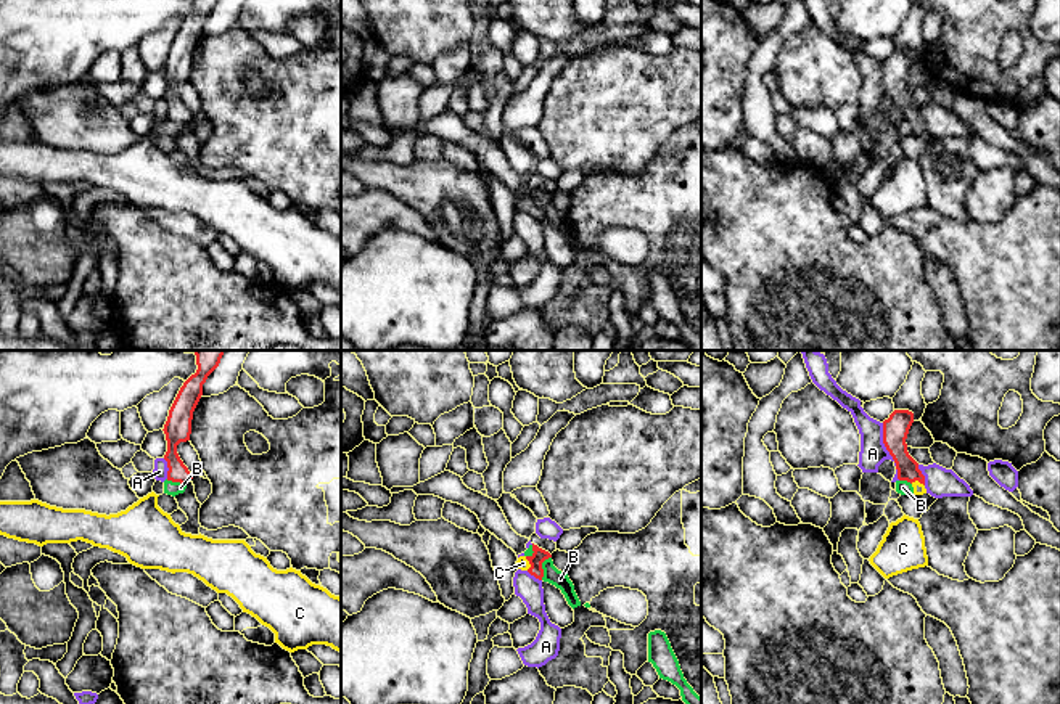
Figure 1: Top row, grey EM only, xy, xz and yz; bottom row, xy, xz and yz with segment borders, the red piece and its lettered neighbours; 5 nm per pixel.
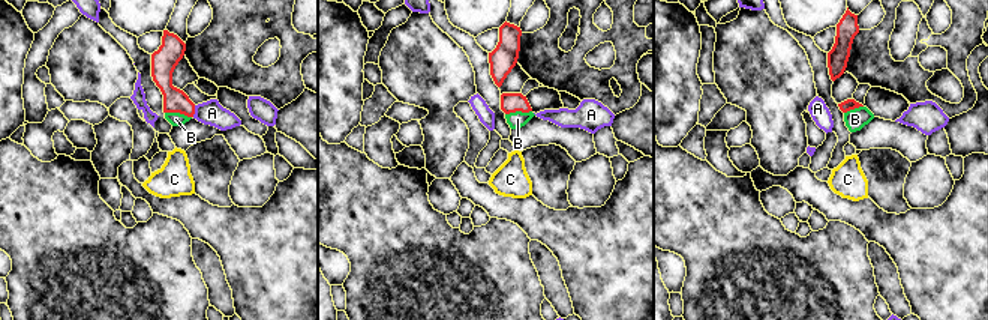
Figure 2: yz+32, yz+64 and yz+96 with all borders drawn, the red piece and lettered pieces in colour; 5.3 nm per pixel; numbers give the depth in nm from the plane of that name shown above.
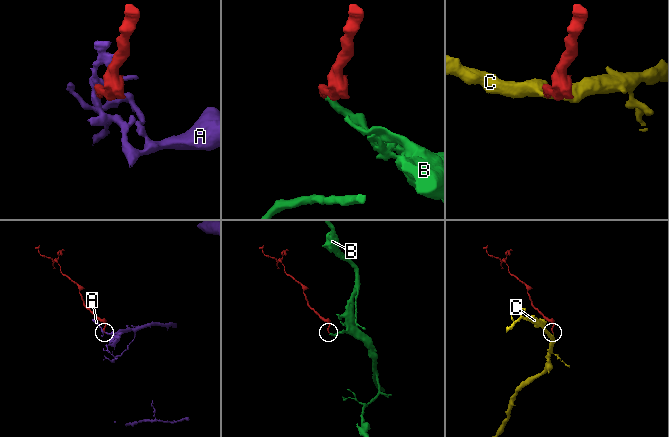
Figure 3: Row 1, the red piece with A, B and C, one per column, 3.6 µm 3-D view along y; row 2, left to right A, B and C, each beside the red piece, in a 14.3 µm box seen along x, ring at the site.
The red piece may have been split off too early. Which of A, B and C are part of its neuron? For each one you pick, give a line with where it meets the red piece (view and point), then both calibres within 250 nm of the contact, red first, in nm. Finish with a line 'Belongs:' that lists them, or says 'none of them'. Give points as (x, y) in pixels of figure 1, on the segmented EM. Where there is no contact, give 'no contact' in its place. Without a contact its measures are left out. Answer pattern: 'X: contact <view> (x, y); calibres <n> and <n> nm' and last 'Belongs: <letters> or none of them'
C: contact xz (530, 563); calibres 70 and 60 nm
Belongs: C

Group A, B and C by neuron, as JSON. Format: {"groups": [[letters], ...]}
{"groups": [["A"], ["B"], ["C"]]}

